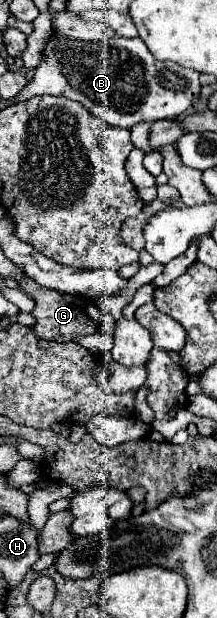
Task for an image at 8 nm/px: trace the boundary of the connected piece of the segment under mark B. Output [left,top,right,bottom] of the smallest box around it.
[18,37,200,129]

